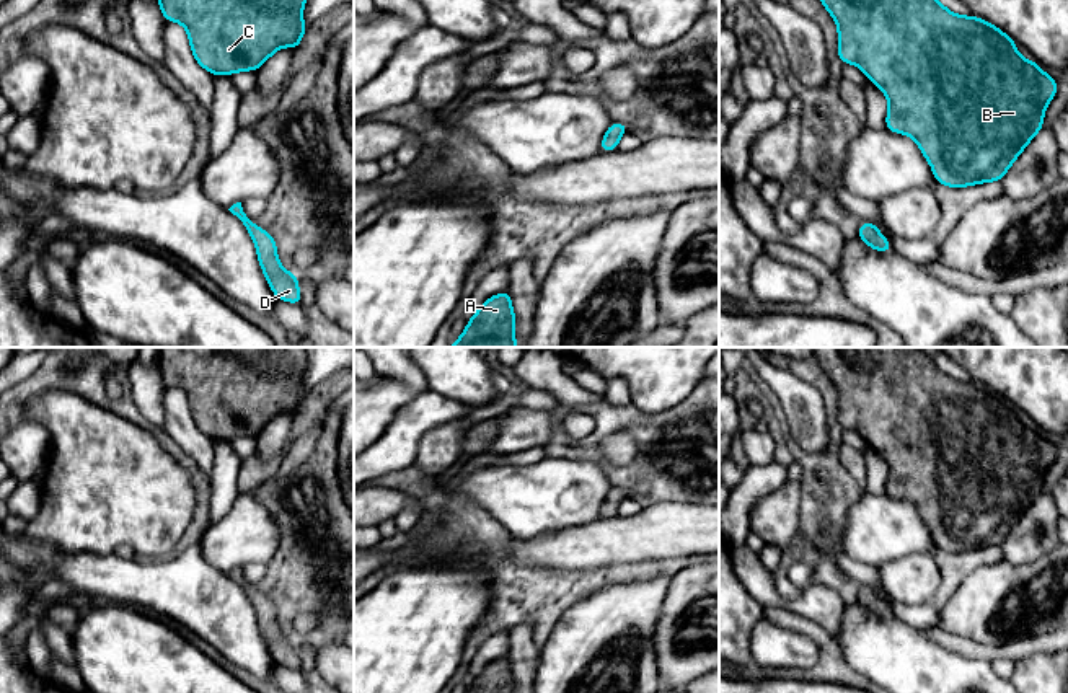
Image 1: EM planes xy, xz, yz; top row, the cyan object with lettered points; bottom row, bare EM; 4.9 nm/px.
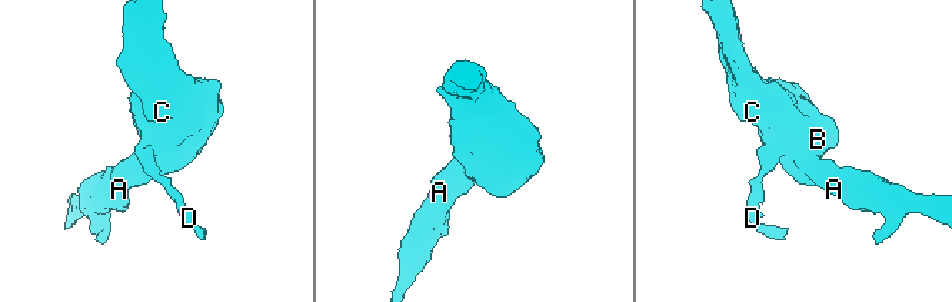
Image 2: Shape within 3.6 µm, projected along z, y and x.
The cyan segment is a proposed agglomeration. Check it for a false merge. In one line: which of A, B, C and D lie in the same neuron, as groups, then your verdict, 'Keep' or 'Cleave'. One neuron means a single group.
Groups: A B C D. Keep

